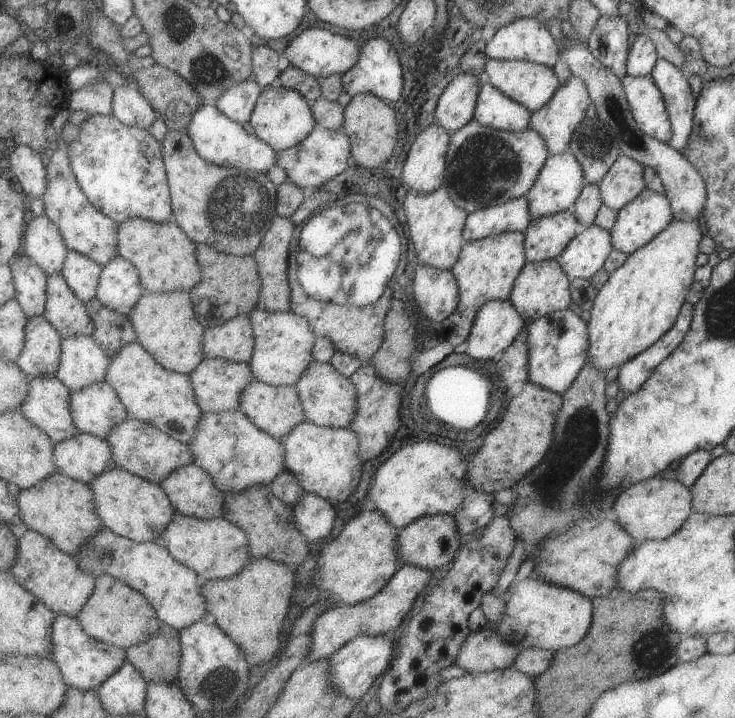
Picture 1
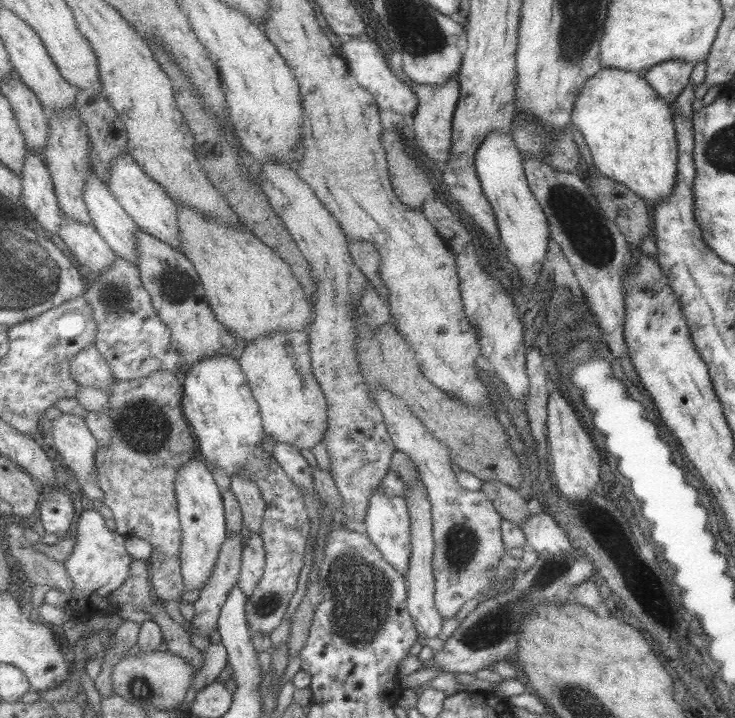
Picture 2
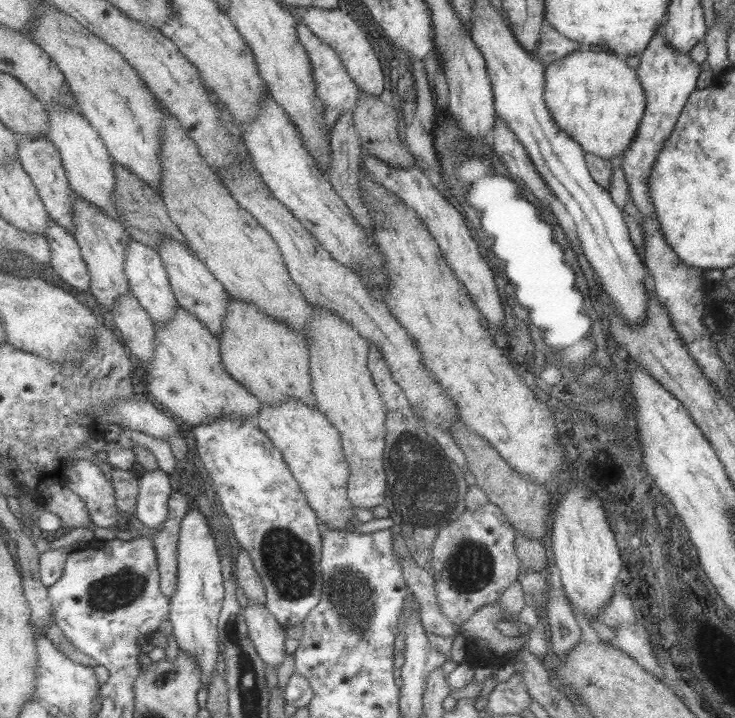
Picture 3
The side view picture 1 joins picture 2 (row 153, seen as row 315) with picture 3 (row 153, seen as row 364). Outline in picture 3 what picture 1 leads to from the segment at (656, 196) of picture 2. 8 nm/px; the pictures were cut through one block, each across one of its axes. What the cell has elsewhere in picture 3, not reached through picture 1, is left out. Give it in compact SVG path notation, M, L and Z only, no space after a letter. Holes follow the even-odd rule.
M587 47L568 52L544 67L543 98L553 122L585 153L609 160L627 148L645 106L636 70L609 50Z

